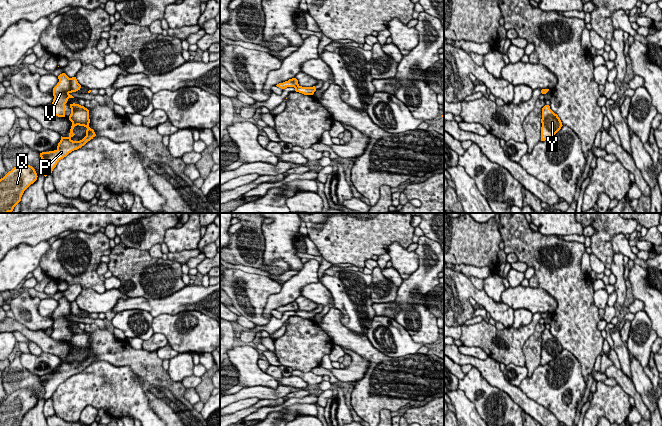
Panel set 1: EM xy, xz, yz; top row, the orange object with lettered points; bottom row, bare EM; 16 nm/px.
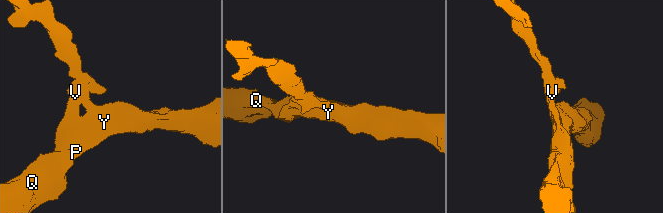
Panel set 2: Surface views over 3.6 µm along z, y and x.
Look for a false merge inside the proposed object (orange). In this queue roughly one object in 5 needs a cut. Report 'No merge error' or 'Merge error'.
No merge error

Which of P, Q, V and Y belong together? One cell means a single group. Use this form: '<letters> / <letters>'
P Q V Y

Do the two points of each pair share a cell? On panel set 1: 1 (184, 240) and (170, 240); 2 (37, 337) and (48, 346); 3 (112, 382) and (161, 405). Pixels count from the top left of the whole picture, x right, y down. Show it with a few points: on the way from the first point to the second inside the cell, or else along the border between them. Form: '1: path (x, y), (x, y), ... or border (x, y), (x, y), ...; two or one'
1: path (181, 240), (173, 240); one
2: path (40, 338), (45, 343); one
3: border (137, 378), (142, 382), (149, 406), (158, 415); two

